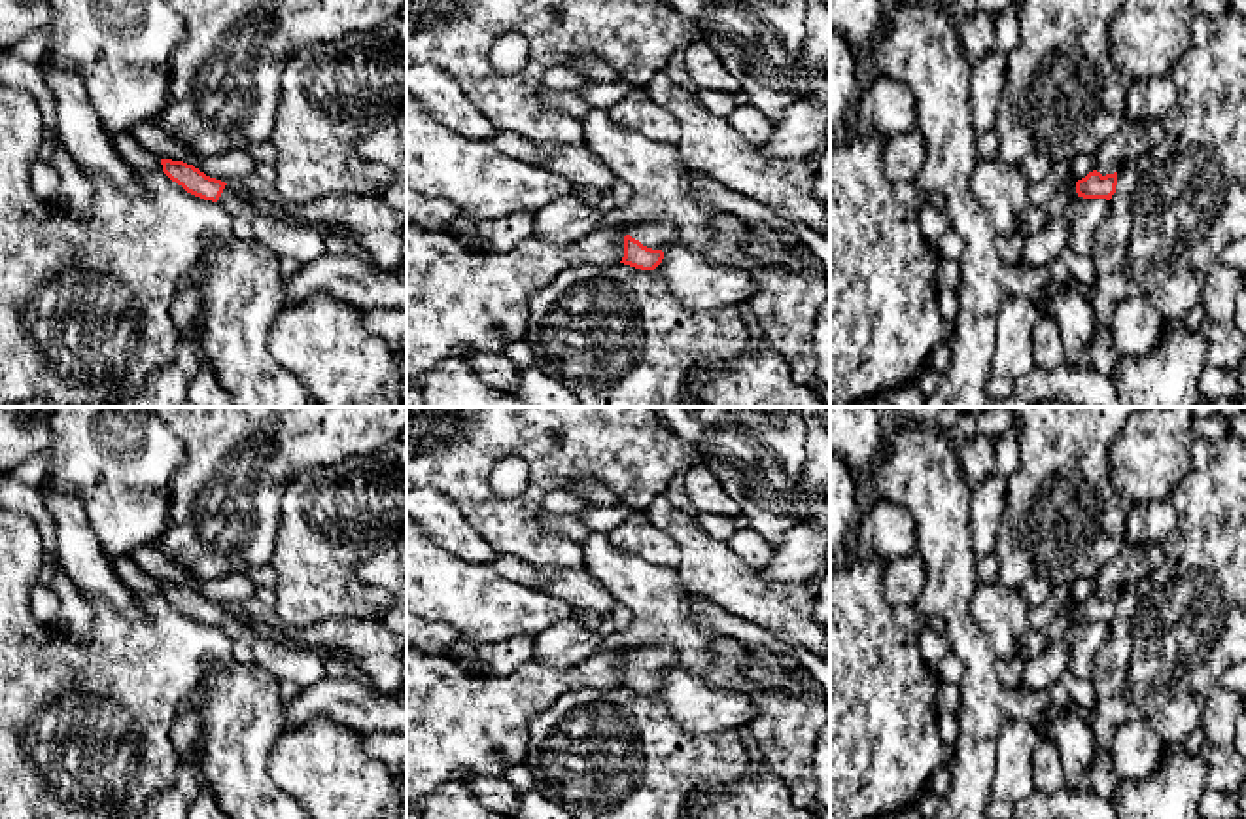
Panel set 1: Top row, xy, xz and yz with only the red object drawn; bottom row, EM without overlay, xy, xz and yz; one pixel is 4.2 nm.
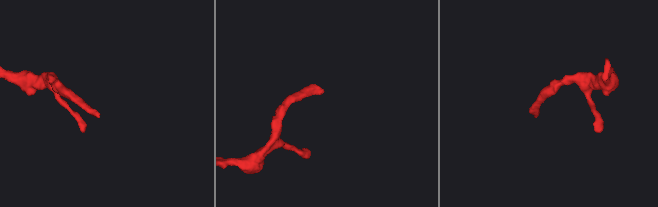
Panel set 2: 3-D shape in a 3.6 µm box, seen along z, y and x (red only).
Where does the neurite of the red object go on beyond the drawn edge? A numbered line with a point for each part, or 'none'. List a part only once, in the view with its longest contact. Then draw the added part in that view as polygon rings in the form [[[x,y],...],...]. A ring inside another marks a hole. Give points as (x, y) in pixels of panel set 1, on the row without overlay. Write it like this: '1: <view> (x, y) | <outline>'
1: xz (660, 659) | [[[669,645],[632,649],[628,651],[628,658],[643,670],[662,675],[679,664],[677,651]]]

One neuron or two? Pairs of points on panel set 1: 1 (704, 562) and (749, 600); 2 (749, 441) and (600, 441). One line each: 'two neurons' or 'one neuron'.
1: one neuron
2: two neurons

